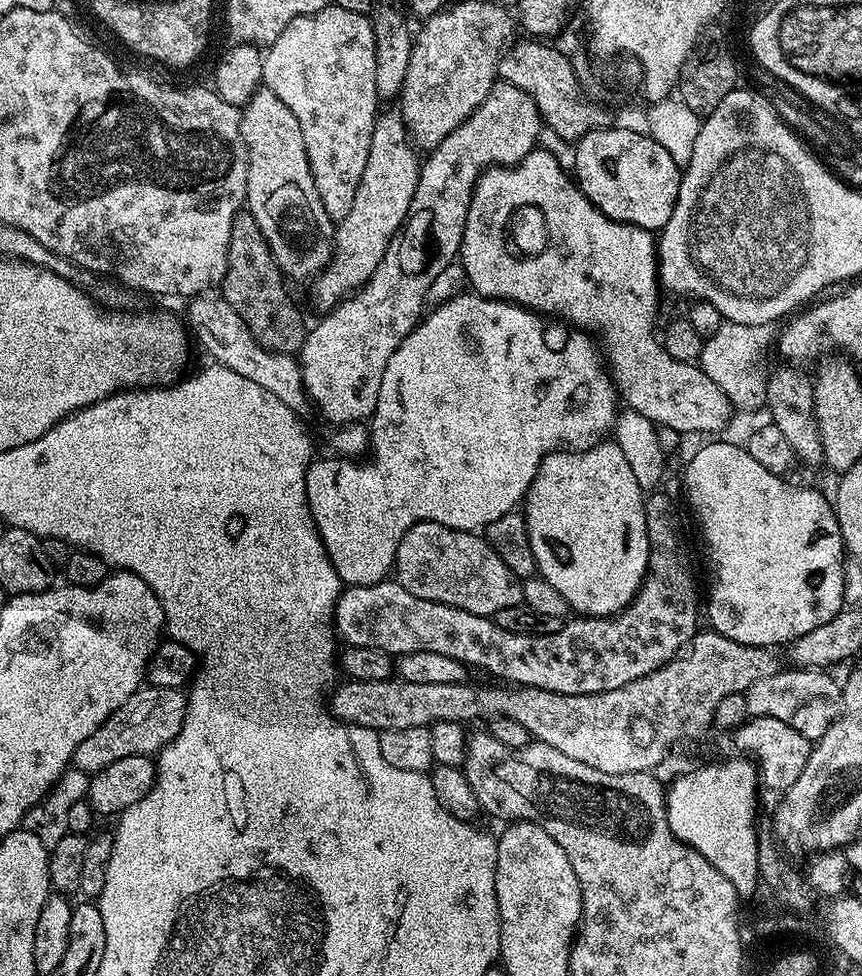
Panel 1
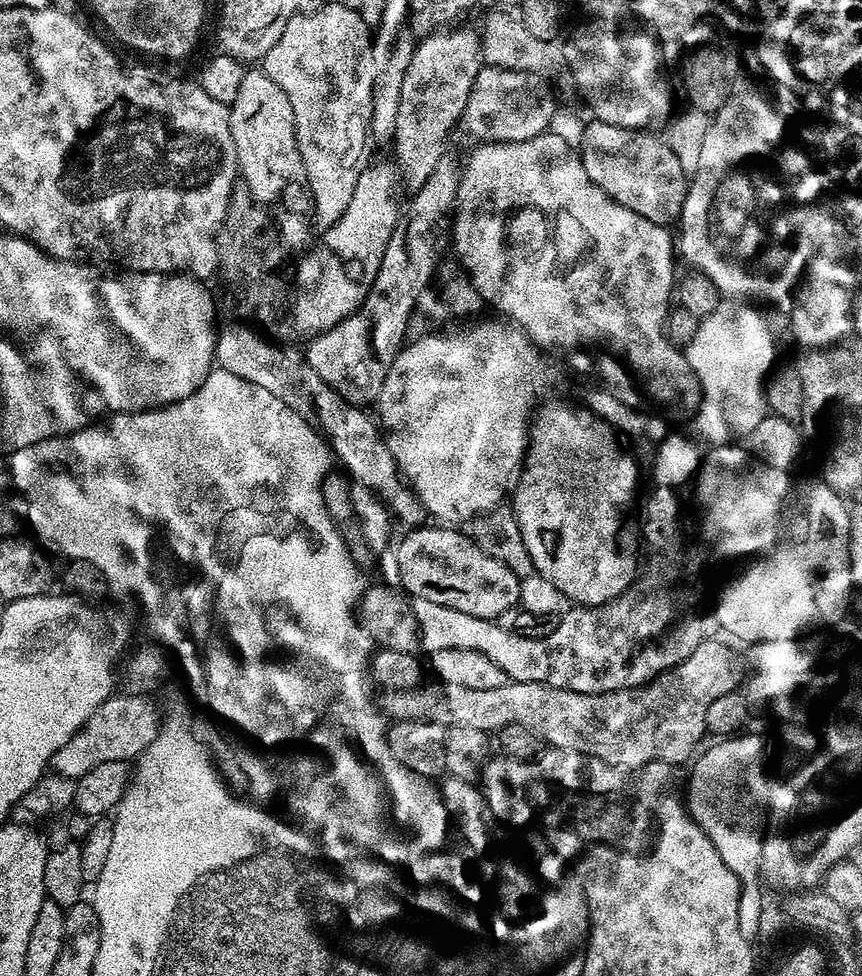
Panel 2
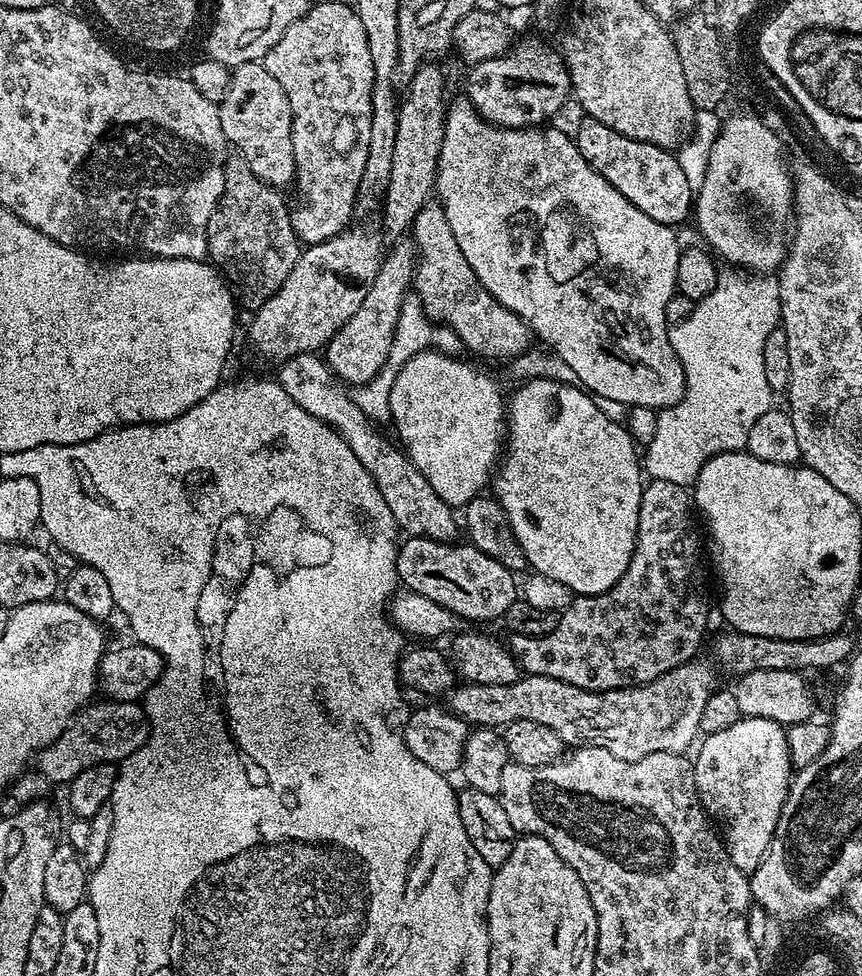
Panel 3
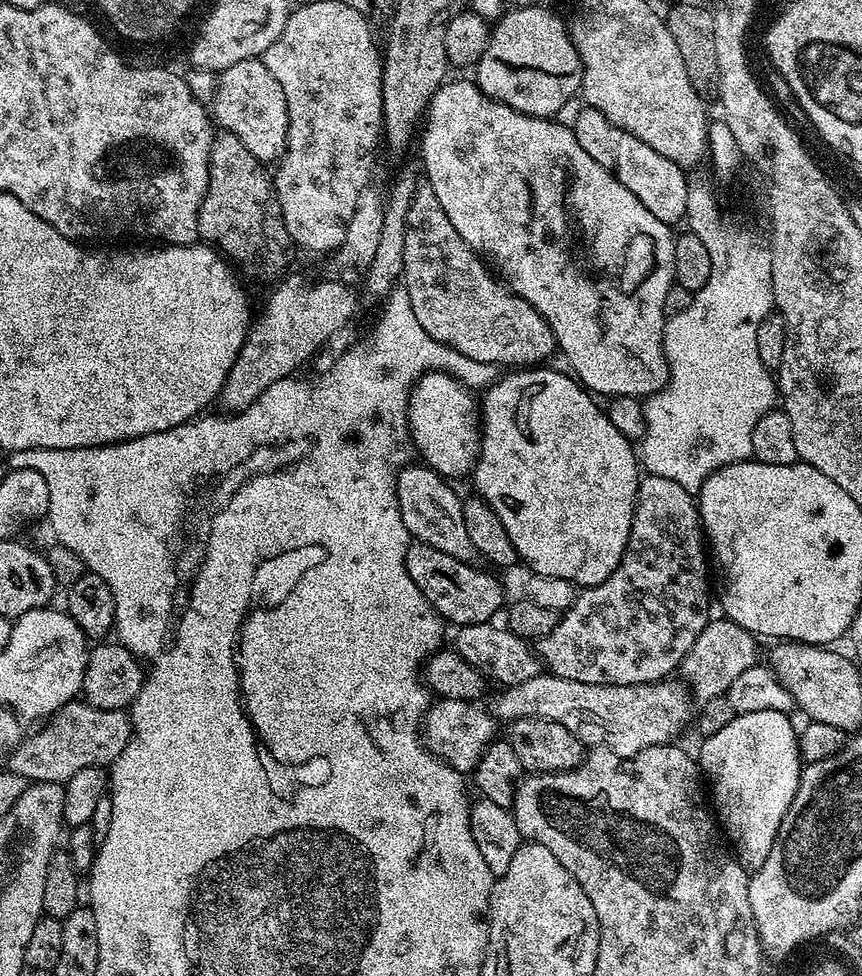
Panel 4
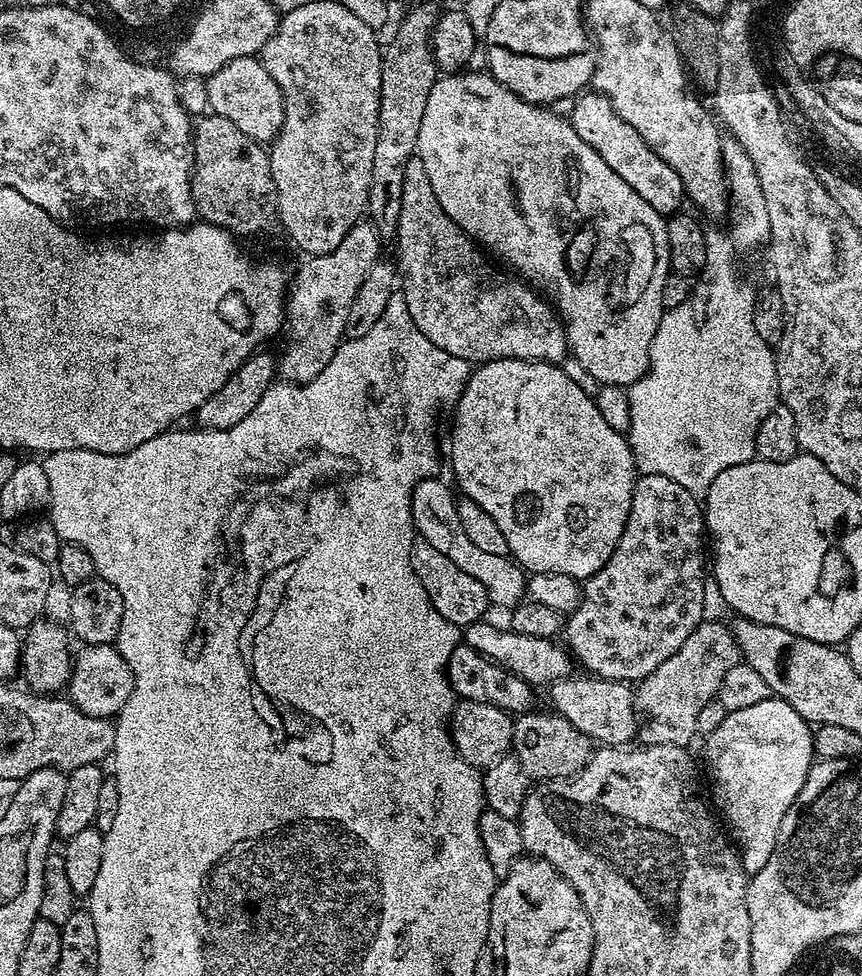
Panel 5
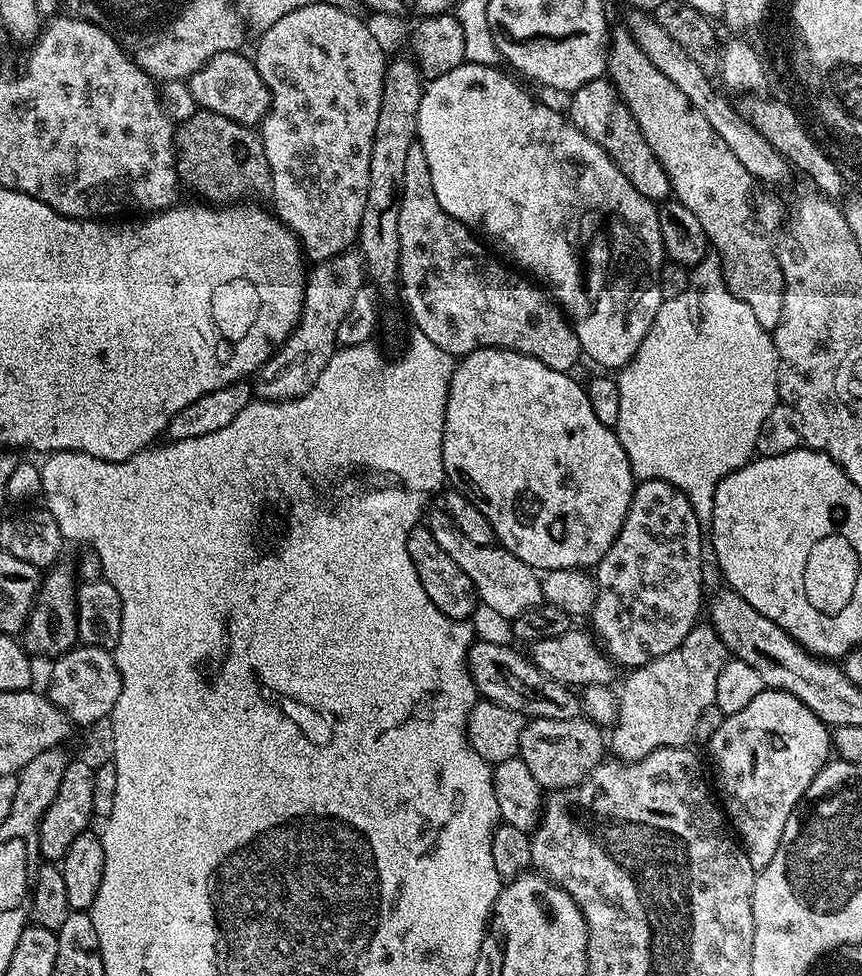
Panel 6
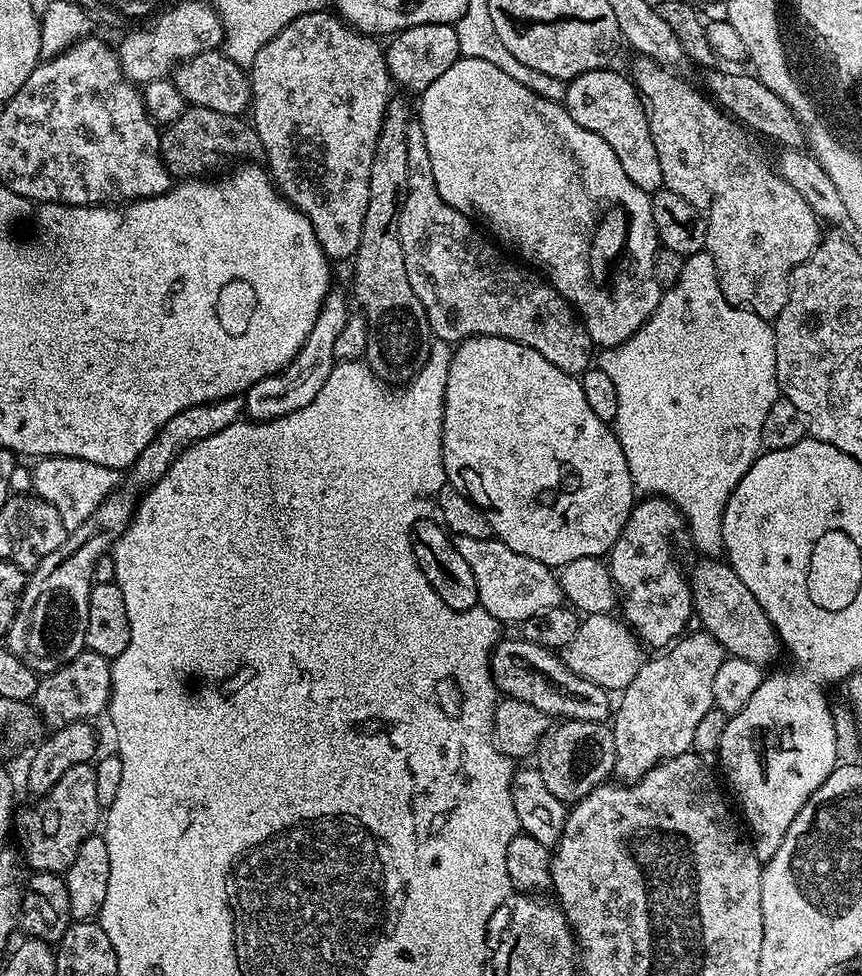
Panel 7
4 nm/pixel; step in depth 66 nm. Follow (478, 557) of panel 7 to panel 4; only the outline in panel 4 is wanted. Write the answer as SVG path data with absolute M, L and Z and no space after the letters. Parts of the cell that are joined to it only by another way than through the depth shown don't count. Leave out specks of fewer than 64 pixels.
M417 465L401 468L399 476L396 477L400 520L406 526L409 537L426 546L434 546L434 550L442 550L442 554L450 554L450 558L475 561L478 553L466 534L466 518L462 518L464 509L462 496L459 496L448 485L451 483L437 474L433 468Z

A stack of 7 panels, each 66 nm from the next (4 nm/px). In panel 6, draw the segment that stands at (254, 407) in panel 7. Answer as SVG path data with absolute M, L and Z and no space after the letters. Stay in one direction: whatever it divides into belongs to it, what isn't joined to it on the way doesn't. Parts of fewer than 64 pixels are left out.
M349 250L329 260L321 260L307 273L304 286L304 309L292 335L276 349L264 367L254 376L254 392L262 400L293 400L310 390L318 382L318 374L326 370L326 362L338 350L338 325L346 318L354 294L366 284L364 257Z

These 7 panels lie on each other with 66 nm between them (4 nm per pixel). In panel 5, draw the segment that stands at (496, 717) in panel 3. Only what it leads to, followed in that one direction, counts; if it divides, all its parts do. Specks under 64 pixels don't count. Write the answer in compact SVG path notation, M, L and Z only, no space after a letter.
M579 675L551 685L551 707L594 742L604 746L631 745L631 740L635 741L638 736L638 713L633 689L622 680L599 680L597 676Z

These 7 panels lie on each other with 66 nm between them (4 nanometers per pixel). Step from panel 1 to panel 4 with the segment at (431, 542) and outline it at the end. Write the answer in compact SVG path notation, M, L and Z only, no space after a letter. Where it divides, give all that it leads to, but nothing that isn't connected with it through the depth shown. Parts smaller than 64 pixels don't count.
M419 542L408 545L406 554L406 570L410 578L414 578L414 586L422 590L425 598L431 602L432 609L449 625L487 624L495 621L496 611L503 609L504 588L496 576L488 572L479 572L475 563L458 558L450 558L450 554L442 554L442 550L434 550L434 546L426 546Z

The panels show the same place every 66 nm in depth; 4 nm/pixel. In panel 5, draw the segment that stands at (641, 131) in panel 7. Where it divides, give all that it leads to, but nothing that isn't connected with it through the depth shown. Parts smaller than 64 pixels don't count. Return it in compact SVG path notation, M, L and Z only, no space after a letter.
M585 91L577 95L571 104L570 122L578 138L582 138L586 146L593 148L602 158L602 162L606 162L606 166L610 166L610 170L614 170L614 174L618 174L618 178L622 178L622 182L630 186L630 190L635 190L665 218L681 211L680 203L685 203L686 200L682 178L678 178L678 174L674 174L674 170L670 170L670 166L666 166L666 162L662 162L662 158L658 158L658 154L654 154L654 150L646 146L646 142L642 142L638 130L634 130L634 126L627 124L618 115L618 110L610 106L610 102L601 92Z

